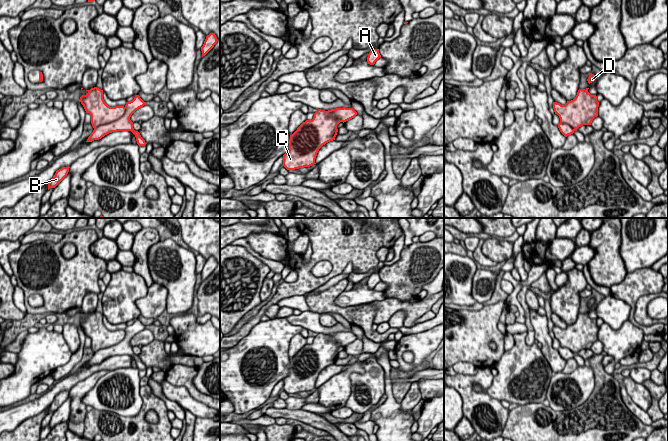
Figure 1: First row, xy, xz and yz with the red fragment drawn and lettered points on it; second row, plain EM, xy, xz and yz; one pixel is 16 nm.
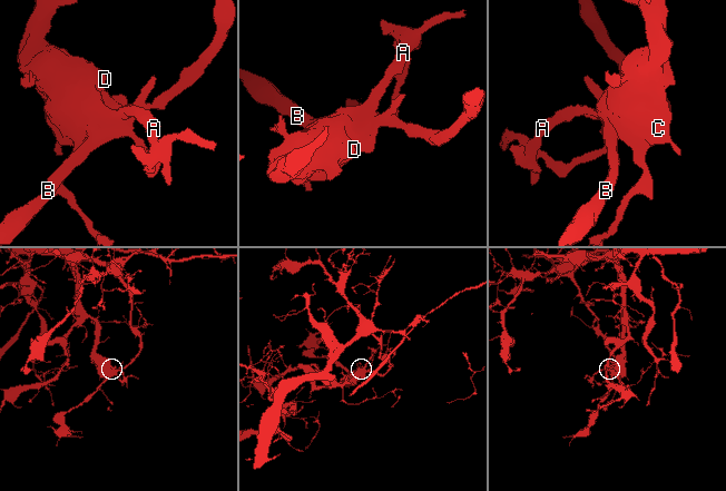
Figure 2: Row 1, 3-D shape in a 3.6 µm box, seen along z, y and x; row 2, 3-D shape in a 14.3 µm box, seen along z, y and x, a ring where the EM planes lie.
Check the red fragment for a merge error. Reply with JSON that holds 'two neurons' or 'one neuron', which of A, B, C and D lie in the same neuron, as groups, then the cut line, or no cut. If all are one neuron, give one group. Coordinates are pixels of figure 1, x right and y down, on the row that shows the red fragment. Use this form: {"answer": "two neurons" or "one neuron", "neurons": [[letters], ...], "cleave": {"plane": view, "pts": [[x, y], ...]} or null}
{"answer": "two neurons", "neurons": [["A", "C", "D"], ["B"]], "cleave": {"plane": "xy", "pts": [[125, 107], [125, 112], [119, 118], [100, 124], [94, 129]]}}

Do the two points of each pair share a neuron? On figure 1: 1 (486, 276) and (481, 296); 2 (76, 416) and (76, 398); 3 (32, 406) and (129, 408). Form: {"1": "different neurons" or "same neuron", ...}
{"1": "same neuron", "2": "same neuron", "3": "different neurons"}

